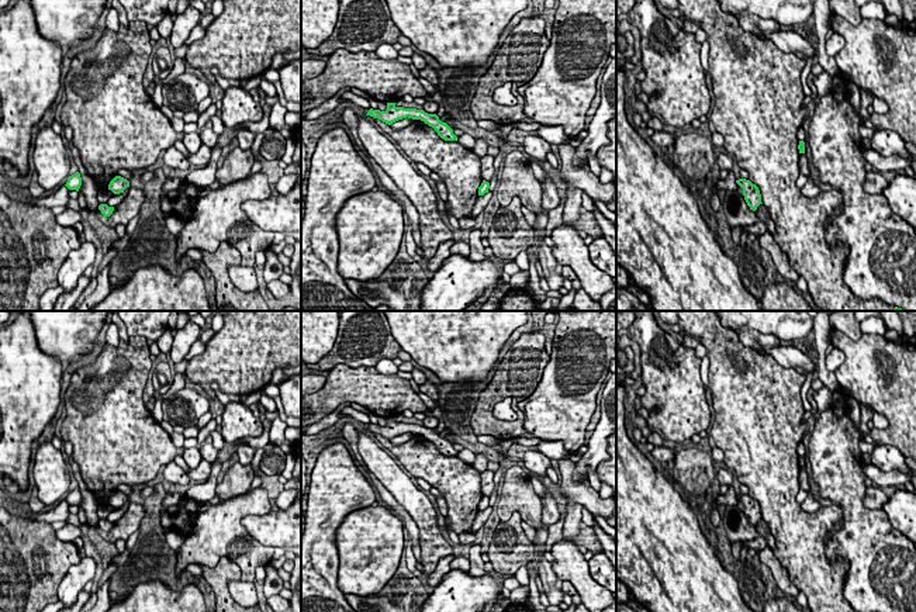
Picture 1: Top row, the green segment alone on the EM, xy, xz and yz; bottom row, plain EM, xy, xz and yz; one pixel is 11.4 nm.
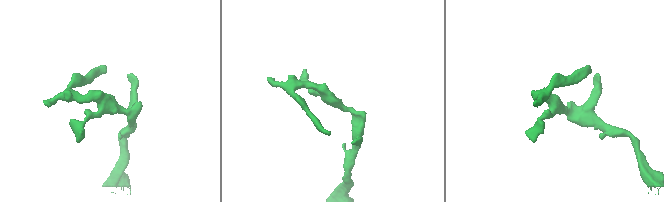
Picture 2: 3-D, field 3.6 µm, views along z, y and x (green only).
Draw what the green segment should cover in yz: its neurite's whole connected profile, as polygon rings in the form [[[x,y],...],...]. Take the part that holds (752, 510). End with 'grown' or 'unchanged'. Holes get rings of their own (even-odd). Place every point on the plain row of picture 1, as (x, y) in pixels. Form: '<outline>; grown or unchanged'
[[[739,494],[736,498],[743,504],[743,511],[750,525],[756,526],[763,519],[758,502],[746,494]]]; unchanged

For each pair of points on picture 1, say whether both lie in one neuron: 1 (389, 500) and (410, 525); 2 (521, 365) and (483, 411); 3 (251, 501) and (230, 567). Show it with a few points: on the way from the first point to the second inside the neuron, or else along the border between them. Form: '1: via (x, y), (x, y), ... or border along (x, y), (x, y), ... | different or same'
1: via (394, 505), (407, 519) | same
2: via (511, 376), (487, 400) | same
3: border along (238, 564), (223, 557), (213, 569) | different

